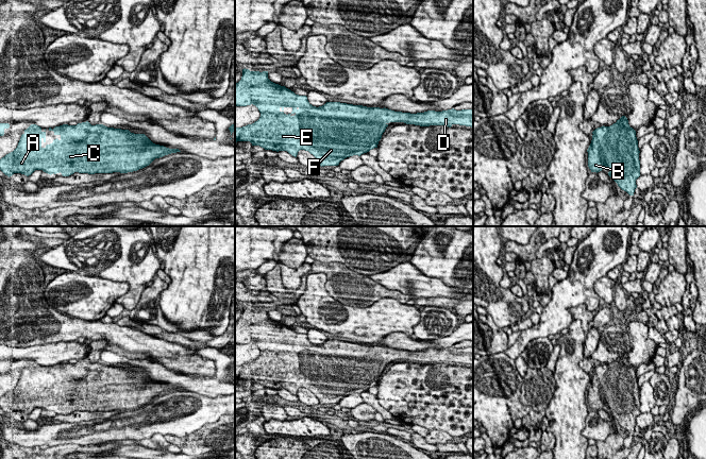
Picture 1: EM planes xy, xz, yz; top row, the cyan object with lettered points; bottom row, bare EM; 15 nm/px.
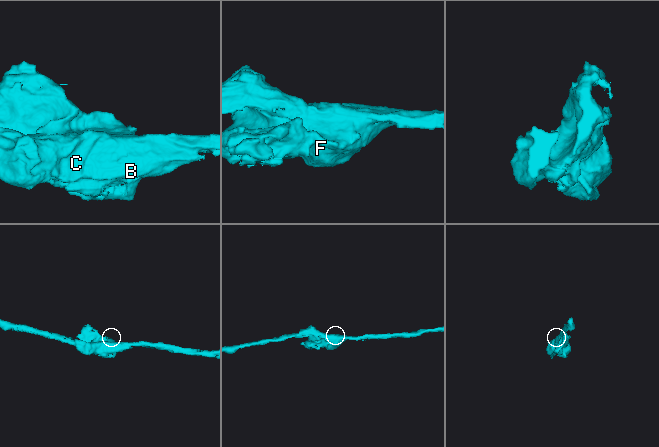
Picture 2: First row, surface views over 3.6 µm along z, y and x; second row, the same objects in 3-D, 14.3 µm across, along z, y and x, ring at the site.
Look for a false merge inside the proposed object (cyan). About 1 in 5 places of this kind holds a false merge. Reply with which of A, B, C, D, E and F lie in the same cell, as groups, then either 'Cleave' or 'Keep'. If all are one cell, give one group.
Groups: A B C D E F. Keep

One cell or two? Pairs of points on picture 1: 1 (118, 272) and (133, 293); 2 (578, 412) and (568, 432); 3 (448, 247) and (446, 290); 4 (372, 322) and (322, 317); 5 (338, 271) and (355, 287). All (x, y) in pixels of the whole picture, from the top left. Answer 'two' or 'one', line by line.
1: one
2: one
3: two
4: one
5: one

